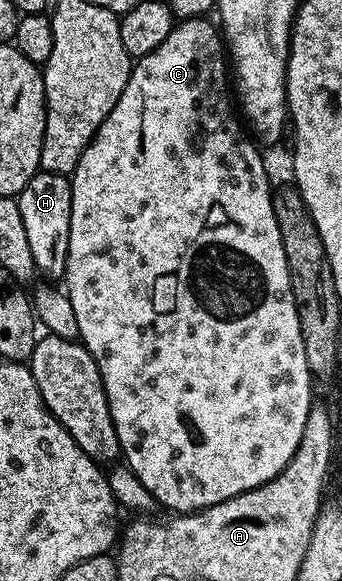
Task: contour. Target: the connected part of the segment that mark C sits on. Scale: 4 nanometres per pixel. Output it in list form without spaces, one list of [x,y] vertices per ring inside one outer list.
[[[202,16],[178,21],[159,48],[132,63],[123,96],[119,96],[115,108],[111,108],[107,120],[103,120],[97,129],[97,134],[71,175],[73,195],[63,279],[63,290],[75,310],[79,341],[87,348],[87,352],[91,352],[105,385],[107,404],[119,436],[124,465],[133,470],[135,476],[139,476],[143,488],[151,492],[157,503],[166,506],[169,509],[166,511],[178,514],[206,510],[208,506],[231,500],[231,496],[259,488],[283,472],[283,468],[295,456],[295,448],[299,448],[309,407],[314,401],[315,382],[310,375],[303,348],[287,256],[283,252],[283,240],[279,236],[279,224],[273,211],[269,174],[265,171],[265,162],[256,150],[258,147],[254,139],[243,129],[235,113],[231,101],[231,82],[227,77],[227,47],[220,29],[214,23],[212,26],[209,20]]]

